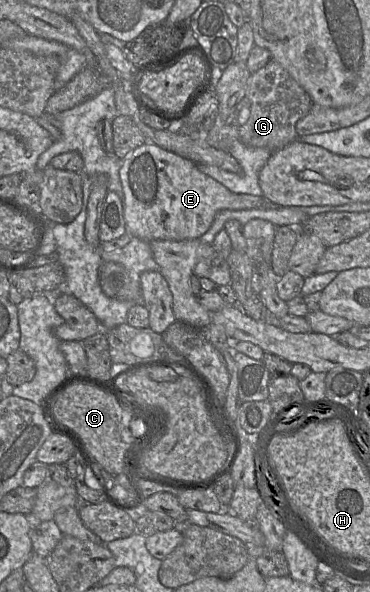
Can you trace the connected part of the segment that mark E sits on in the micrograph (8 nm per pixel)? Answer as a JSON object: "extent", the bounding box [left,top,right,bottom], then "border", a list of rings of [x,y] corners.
{"extent":[119,143,266,242],"border":[[[153,143],[135,148],[121,161],[119,177],[124,193],[123,215],[127,233],[146,242],[153,240],[192,240],[204,235],[211,227],[216,214],[224,209],[257,209],[266,203],[263,196],[236,194],[200,171],[193,161],[165,150]]]}

